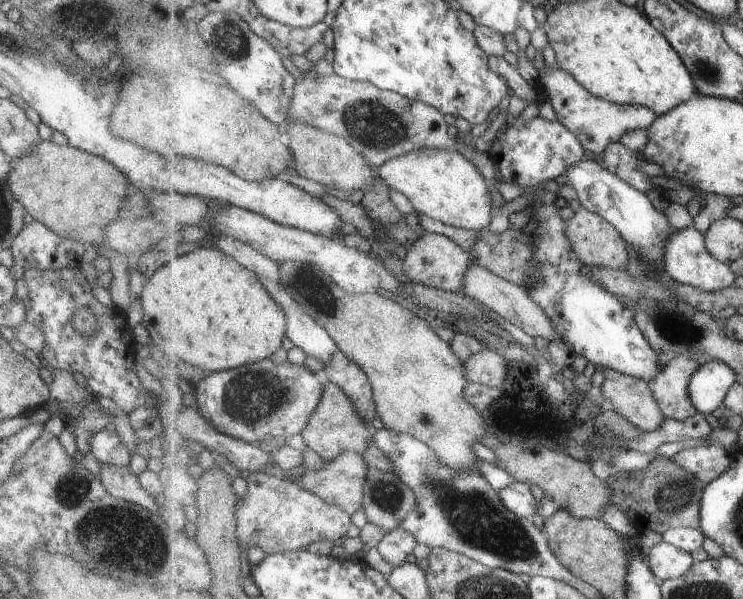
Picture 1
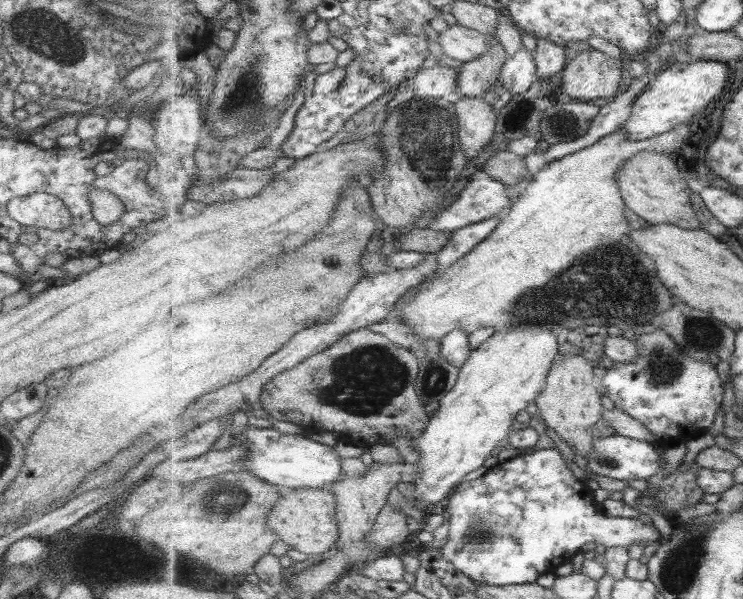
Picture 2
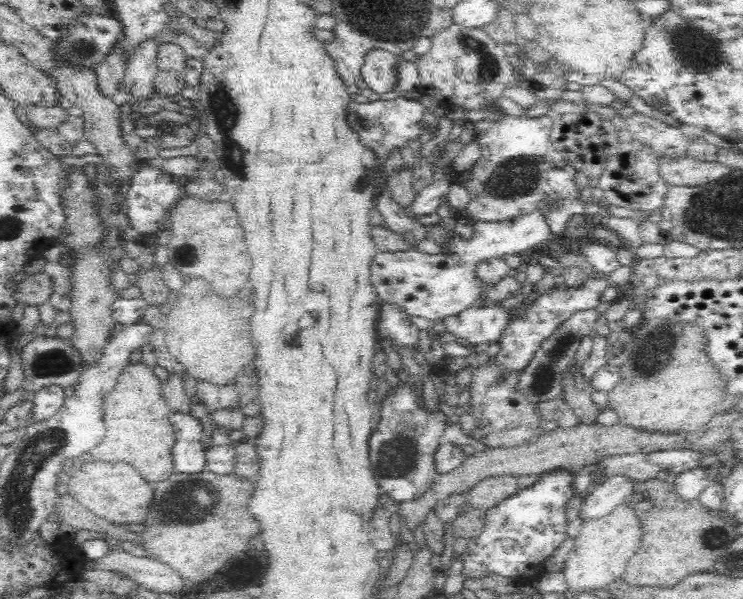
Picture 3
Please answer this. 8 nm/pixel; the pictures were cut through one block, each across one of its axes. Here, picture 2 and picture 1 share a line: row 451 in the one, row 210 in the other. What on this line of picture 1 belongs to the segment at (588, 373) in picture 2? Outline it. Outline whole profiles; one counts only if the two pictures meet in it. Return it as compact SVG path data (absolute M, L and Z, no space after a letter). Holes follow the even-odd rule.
M580 206L570 219L565 221L567 238L571 240L573 250L577 252L581 261L589 266L597 268L612 268L613 270L626 270L629 264L630 250L623 235L615 228L615 225L596 212L591 212Z

